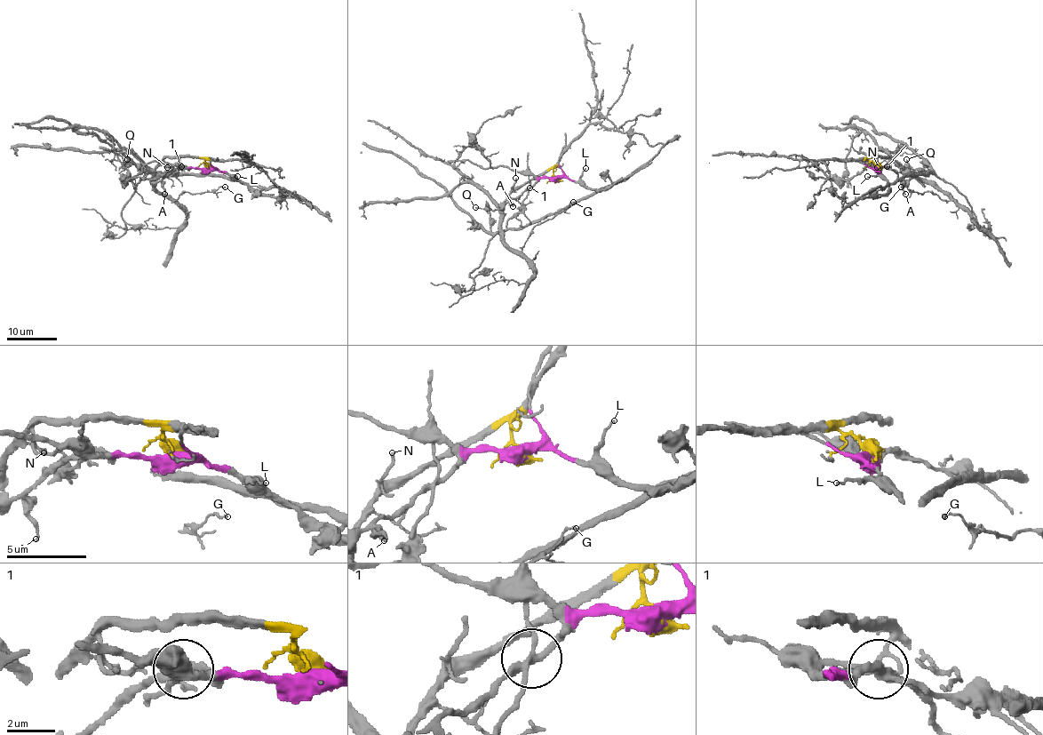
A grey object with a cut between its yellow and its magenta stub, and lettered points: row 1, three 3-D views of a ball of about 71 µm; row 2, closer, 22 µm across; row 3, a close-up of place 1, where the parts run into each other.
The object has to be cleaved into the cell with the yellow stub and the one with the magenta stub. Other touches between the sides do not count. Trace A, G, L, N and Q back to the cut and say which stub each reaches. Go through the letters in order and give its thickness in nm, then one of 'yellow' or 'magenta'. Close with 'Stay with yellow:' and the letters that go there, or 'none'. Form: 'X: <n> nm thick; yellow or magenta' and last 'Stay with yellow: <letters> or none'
A: 160 nm thick; magenta
G: 150 nm thick; yellow
L: 130 nm thick; magenta
N: 190 nm thick; yellow
Q: 150 nm thick; yellow
Stay with yellow: G, N, Q

